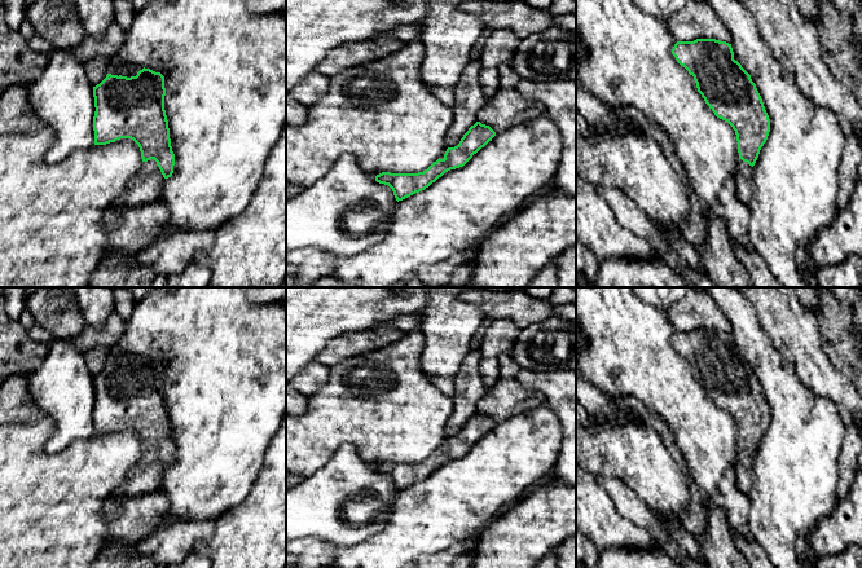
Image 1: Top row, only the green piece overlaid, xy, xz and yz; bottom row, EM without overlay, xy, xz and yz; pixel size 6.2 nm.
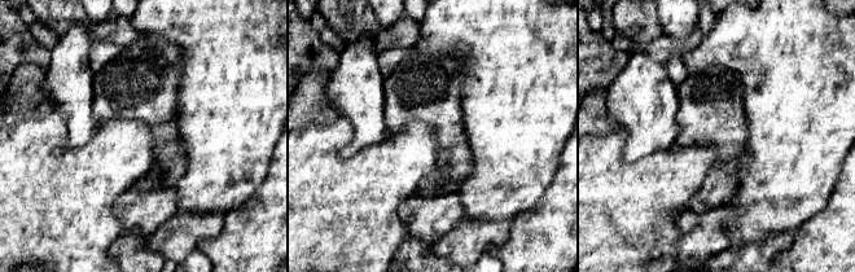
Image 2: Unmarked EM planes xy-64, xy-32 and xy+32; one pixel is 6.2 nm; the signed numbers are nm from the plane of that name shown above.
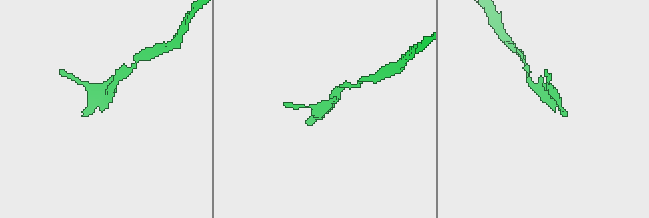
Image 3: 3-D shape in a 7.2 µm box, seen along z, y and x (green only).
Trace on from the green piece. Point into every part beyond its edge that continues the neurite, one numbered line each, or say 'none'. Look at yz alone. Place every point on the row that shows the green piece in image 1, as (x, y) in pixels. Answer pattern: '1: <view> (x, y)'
1: yz (743, 179)

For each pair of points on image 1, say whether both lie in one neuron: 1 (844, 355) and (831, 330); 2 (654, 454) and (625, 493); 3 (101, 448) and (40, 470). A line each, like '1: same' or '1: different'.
1: same
2: different
3: same

